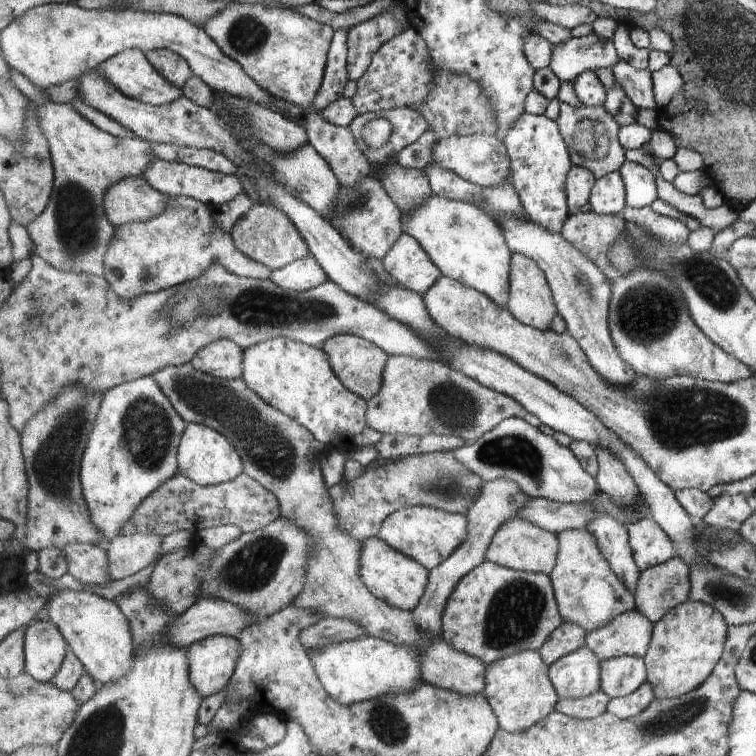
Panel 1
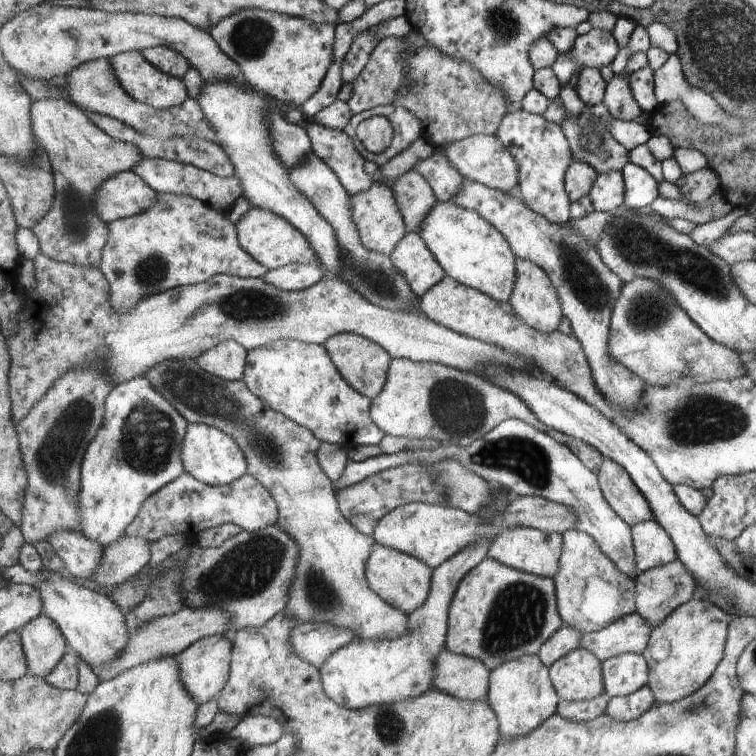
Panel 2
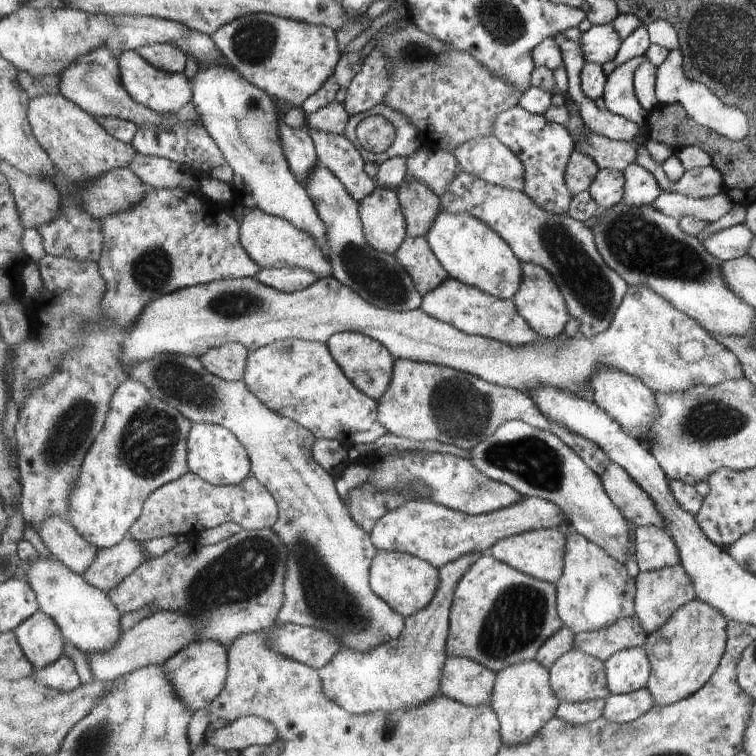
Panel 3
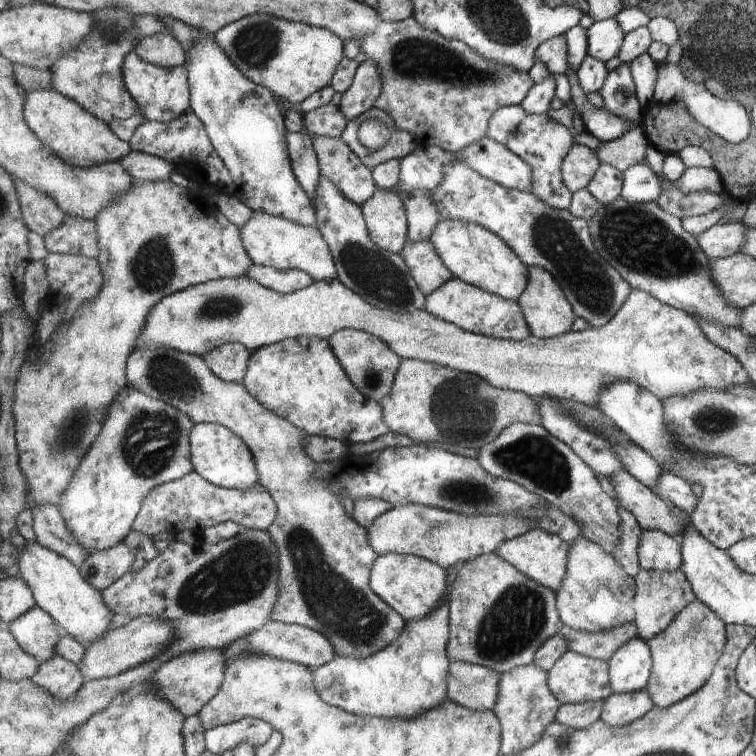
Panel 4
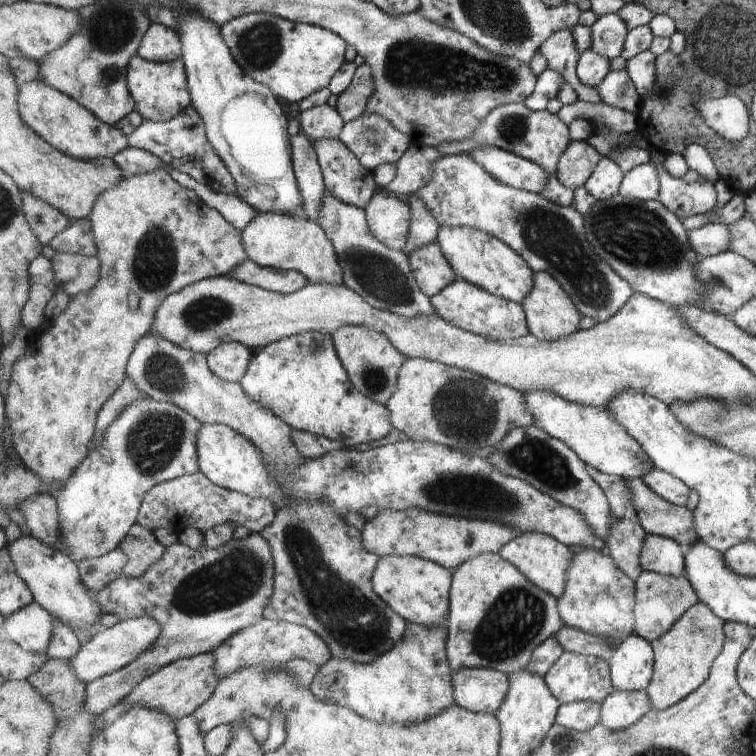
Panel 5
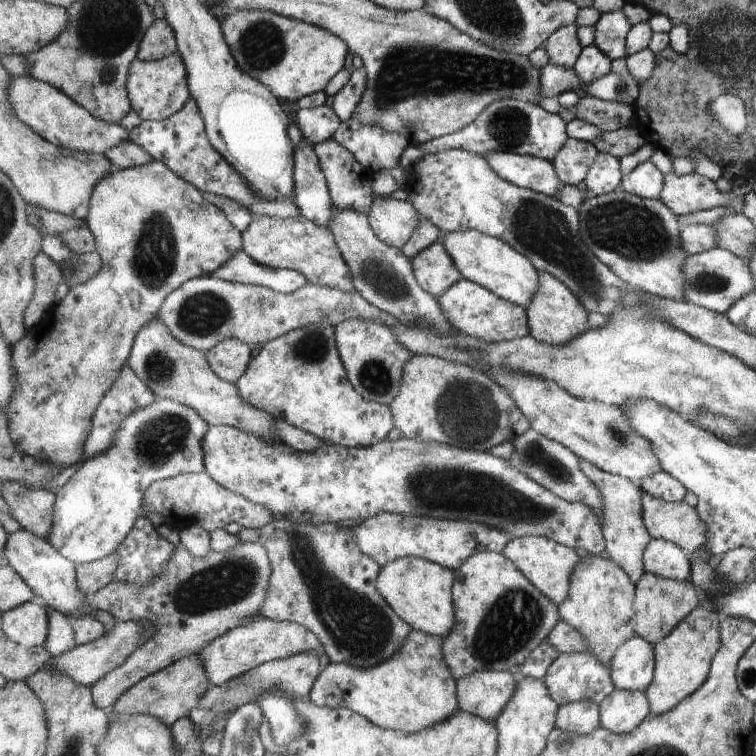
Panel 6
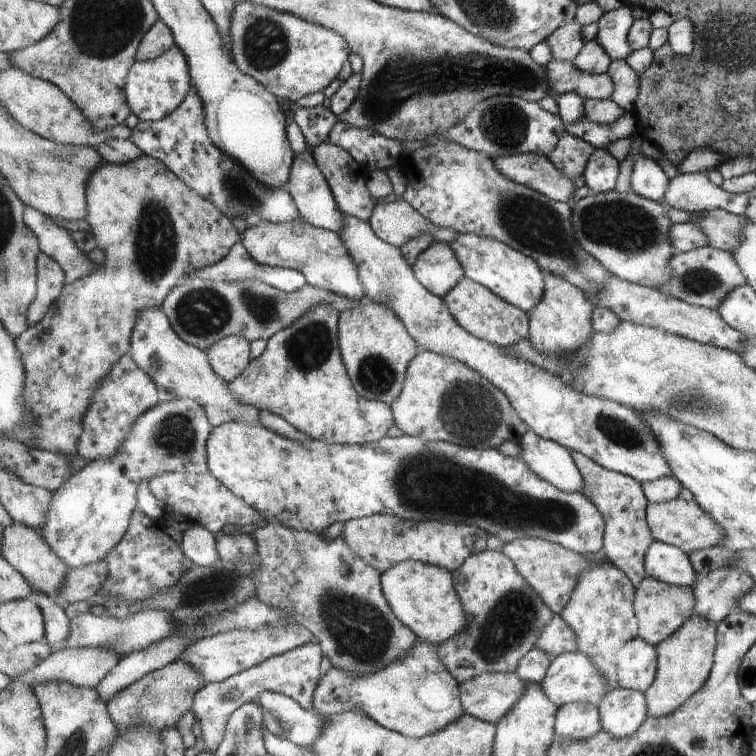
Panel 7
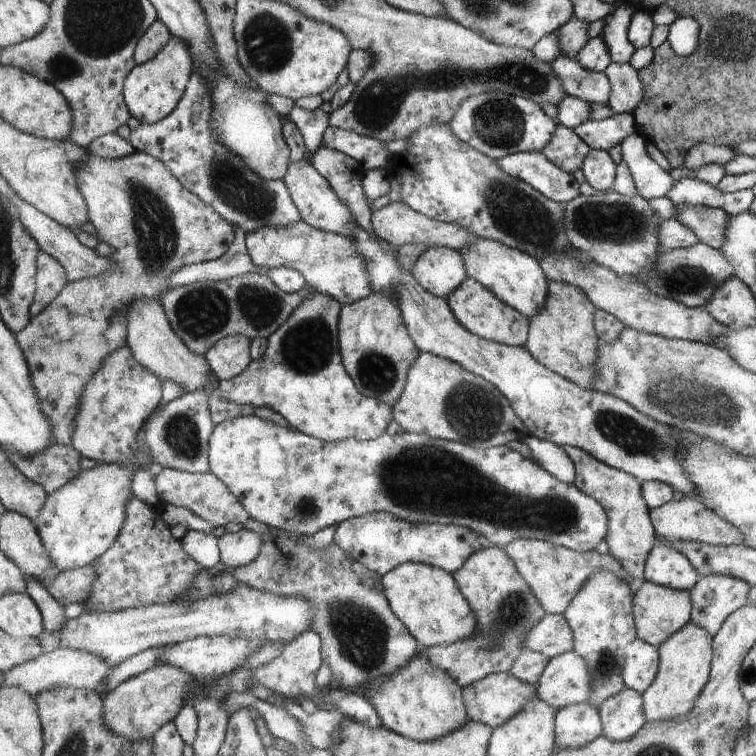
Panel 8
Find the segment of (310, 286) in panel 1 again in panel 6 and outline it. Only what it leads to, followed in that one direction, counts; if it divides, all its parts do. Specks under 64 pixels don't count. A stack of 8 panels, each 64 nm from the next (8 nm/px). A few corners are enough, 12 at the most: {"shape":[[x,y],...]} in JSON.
{"shape":[[244,250],[211,276],[285,294],[301,271],[262,265]]}

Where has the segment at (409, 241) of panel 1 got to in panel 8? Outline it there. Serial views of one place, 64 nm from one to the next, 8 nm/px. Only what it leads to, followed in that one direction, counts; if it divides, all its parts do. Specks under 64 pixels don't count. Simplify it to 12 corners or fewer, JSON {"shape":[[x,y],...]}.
{"shape":[[426,249],[412,274],[448,299],[469,278],[463,254]]}

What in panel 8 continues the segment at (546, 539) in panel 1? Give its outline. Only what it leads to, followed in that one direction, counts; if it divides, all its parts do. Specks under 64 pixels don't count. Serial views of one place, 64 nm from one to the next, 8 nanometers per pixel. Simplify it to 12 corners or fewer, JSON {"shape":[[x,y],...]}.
{"shape":[[541,539],[504,547],[541,606],[564,615],[597,572],[633,578],[613,554]]}

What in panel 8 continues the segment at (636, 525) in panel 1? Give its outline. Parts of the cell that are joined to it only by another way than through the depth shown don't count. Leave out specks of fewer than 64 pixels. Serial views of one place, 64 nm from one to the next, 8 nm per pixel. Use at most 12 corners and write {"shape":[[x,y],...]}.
{"shape":[[655,543],[642,581],[689,592],[699,578],[685,556]]}

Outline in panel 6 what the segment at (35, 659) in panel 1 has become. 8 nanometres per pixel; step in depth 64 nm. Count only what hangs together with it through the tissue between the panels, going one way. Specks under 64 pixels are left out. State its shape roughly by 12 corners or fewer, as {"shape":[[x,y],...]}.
{"shape":[[38,600],[2,612],[1,629],[44,646],[49,614]]}

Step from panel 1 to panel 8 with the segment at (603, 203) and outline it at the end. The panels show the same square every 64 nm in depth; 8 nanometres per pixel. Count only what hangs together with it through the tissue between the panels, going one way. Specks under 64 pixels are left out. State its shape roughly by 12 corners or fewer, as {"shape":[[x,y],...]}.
{"shape":[[592,149],[583,175],[596,190],[614,191],[617,164],[609,152]]}

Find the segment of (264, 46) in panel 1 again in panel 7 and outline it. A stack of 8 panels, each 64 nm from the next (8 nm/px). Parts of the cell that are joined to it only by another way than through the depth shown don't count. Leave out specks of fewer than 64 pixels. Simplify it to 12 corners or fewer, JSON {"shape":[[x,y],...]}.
{"shape":[[237,4],[235,63],[277,98],[324,92],[353,54],[339,32]]}

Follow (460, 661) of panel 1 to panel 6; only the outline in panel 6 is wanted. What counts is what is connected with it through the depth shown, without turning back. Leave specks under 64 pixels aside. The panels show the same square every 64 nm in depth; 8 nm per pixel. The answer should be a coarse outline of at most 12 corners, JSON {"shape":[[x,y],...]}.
{"shape":[[493,670],[457,680],[463,712],[497,720],[517,676]]}

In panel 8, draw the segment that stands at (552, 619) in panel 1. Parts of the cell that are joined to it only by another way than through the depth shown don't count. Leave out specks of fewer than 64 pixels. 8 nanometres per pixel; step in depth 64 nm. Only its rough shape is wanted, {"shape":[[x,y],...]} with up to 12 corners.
{"shape":[[503,547],[453,573],[479,634],[423,648],[466,688],[510,673],[545,608]]}

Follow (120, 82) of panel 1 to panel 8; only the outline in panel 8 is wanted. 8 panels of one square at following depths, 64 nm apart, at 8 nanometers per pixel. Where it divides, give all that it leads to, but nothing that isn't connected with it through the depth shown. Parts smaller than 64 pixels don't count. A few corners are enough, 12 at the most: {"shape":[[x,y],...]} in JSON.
{"shape":[[173,36],[124,85],[132,117],[154,124],[184,98],[194,61]]}

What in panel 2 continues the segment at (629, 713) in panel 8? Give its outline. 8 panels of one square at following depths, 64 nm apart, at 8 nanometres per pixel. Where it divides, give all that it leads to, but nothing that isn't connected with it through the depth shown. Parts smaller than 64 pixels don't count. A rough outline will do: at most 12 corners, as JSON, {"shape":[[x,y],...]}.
{"shape":[[646,685],[611,697],[606,714],[620,722],[641,717],[655,699]]}

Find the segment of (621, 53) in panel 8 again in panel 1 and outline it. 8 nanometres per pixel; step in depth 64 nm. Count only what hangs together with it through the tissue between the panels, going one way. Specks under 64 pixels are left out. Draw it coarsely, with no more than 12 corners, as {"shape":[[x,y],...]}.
{"shape":[[594,32],[554,48],[550,68],[561,82],[620,60],[612,40]]}

